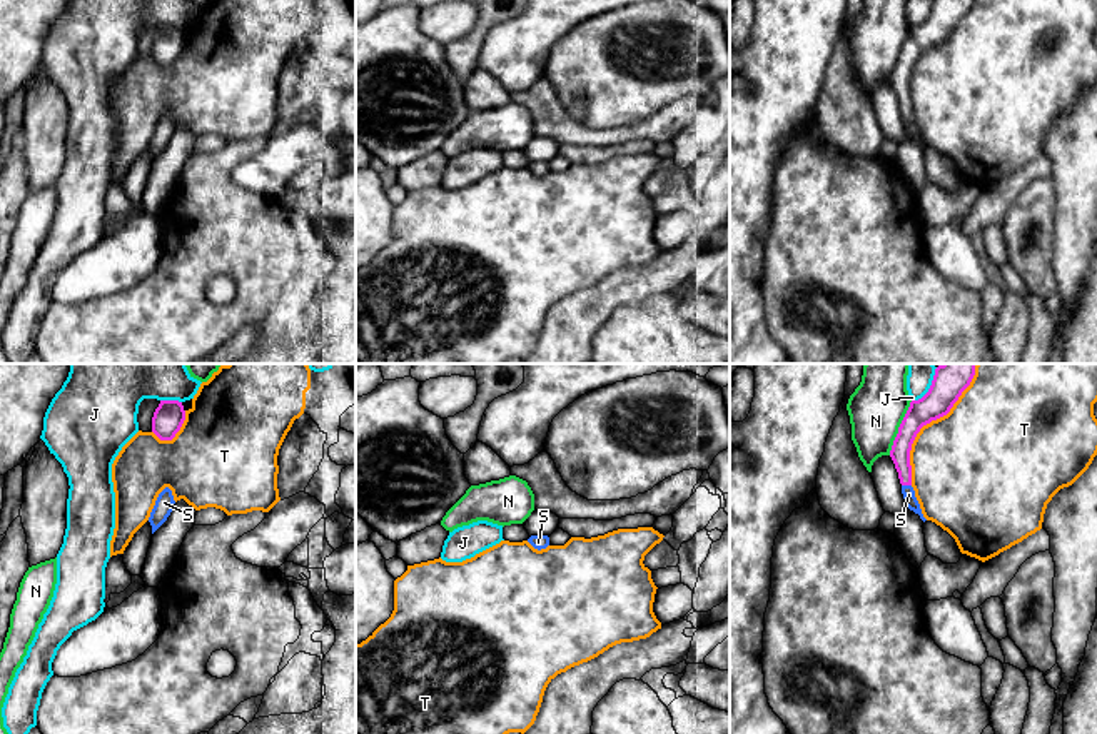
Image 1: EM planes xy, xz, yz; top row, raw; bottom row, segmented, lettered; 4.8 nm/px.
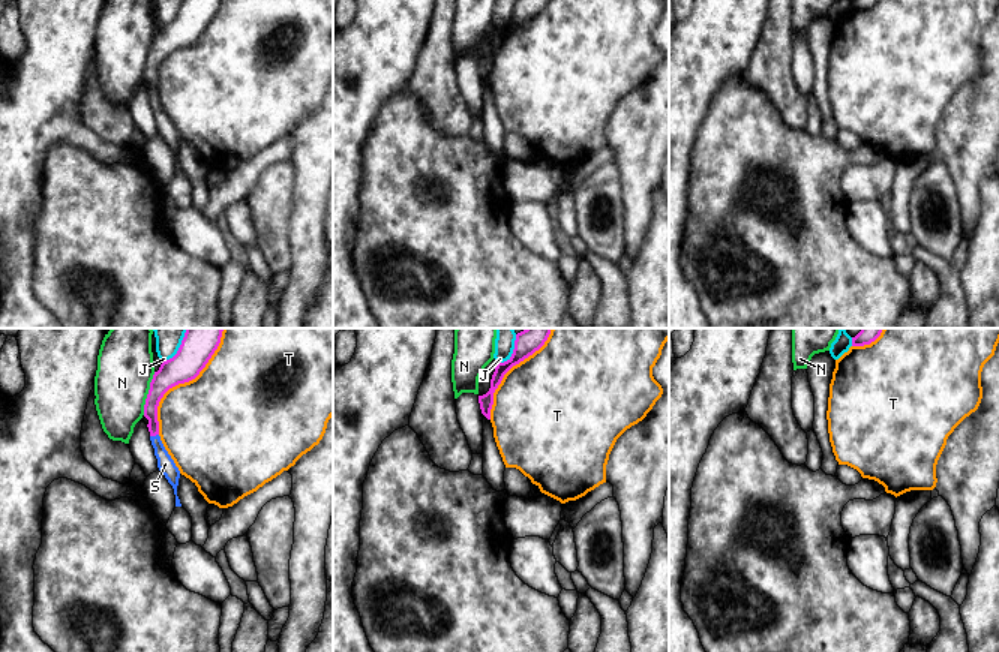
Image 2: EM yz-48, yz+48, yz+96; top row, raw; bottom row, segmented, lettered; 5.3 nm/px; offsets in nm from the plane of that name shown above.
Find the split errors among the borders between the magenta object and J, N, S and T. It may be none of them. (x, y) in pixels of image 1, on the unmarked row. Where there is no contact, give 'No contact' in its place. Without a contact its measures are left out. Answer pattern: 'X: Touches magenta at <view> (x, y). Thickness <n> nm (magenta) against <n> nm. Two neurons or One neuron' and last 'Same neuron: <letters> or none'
J: Touches magenta at xy (171, 27). Thickness 150 nm (magenta) against 220 nm. Two neurons
N: Touches magenta at yz (899, 54). Thickness 140 nm (magenta) against 280 nm. Two neurons
S: Touches magenta at yz (907, 110). Thickness 100 nm (magenta) against 60 nm. One neuron
T: Touches magenta at yz (925, 50). Thickness 150 nm (magenta) against 480 nm. Two neurons
Same neuron: S

